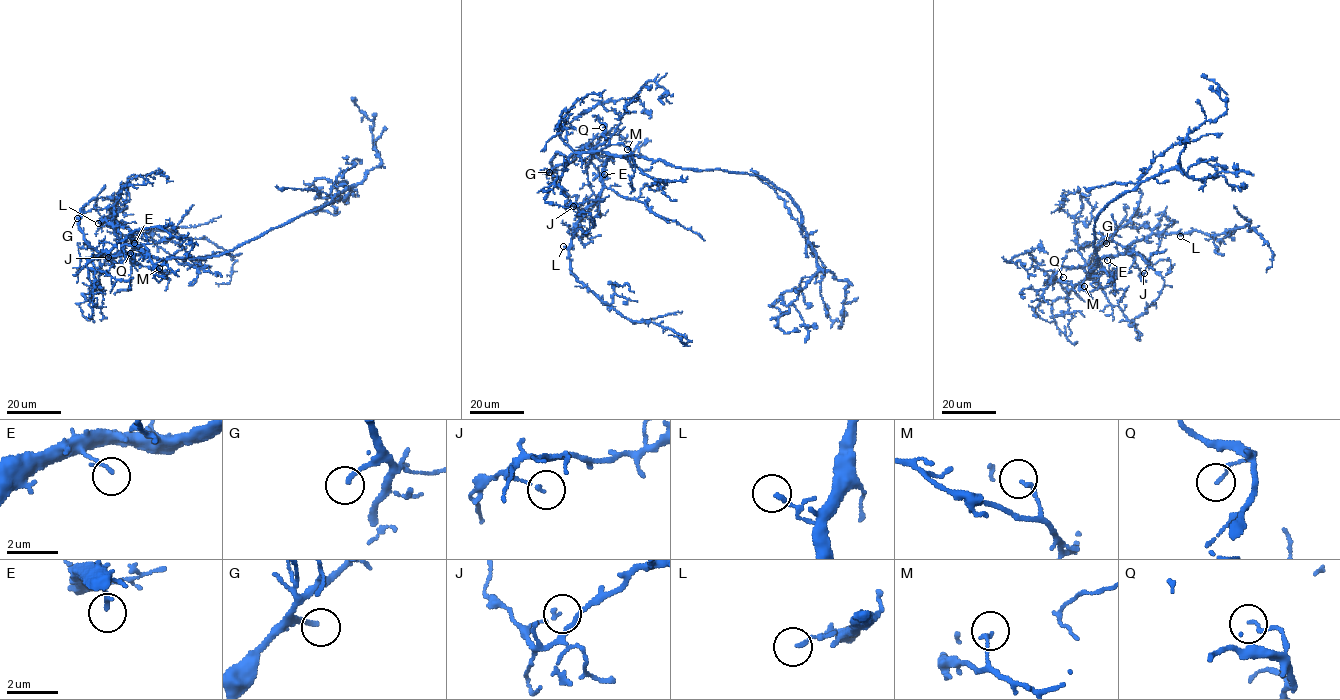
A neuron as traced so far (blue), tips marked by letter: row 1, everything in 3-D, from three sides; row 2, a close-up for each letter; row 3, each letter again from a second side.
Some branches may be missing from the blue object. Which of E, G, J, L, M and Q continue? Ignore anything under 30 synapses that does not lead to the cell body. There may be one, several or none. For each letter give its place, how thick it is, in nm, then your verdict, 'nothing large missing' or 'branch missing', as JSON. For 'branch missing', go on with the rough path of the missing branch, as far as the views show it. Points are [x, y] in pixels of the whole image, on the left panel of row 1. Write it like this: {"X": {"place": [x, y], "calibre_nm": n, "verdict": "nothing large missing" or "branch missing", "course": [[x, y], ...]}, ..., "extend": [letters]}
{"E": {"place": [134, 243], "calibre_nm": 140, "verdict": "nothing large missing"}, "G": {"place": [77, 218], "calibre_nm": 170, "verdict": "branch missing", "course": [[77, 218], [71, 217], [75, 223], [73, 233], [90, 248], [90, 256]]}, "J": {"place": [108, 257], "calibre_nm": 140, "verdict": "nothing large missing"}, "L": {"place": [98, 223], "calibre_nm": 140, "verdict": "nothing large missing"}, "M": {"place": [159, 268], "calibre_nm": 140, "verdict": "nothing large missing"}, "Q": {"place": [130, 253], "calibre_nm": 120, "verdict": "nothing large missing"}, "extend": ["G"]}

